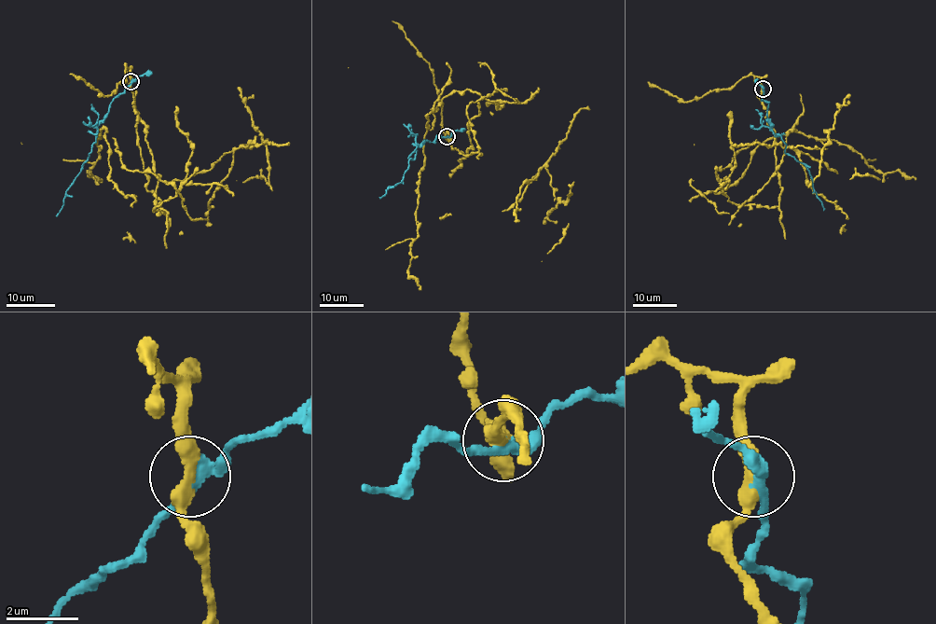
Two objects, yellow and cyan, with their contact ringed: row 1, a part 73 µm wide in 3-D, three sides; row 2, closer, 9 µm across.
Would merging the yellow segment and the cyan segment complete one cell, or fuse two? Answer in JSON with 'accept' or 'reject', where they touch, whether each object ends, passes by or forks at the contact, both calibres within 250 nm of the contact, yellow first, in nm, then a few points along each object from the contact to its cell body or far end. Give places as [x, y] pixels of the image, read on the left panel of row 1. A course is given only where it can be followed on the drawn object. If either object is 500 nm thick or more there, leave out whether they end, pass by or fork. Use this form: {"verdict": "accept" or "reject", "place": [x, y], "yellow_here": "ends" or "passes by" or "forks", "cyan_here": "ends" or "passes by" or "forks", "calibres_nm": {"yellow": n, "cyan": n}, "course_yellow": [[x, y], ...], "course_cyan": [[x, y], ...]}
{"verdict": "reject", "place": [130, 81], "yellow_here": "passes by", "cyan_here": "passes by", "calibres_nm": {"yellow": 400, "cyan": 320}, "course_yellow": [[131, 81], [147, 188], [167, 212], [153, 209], [180, 185], [130, 172], [104, 128], [89, 173], [102, 183]], "course_cyan": [[131, 81], [113, 100], [108, 114], [97, 129], [90, 152], [66, 191], [57, 216]]}

